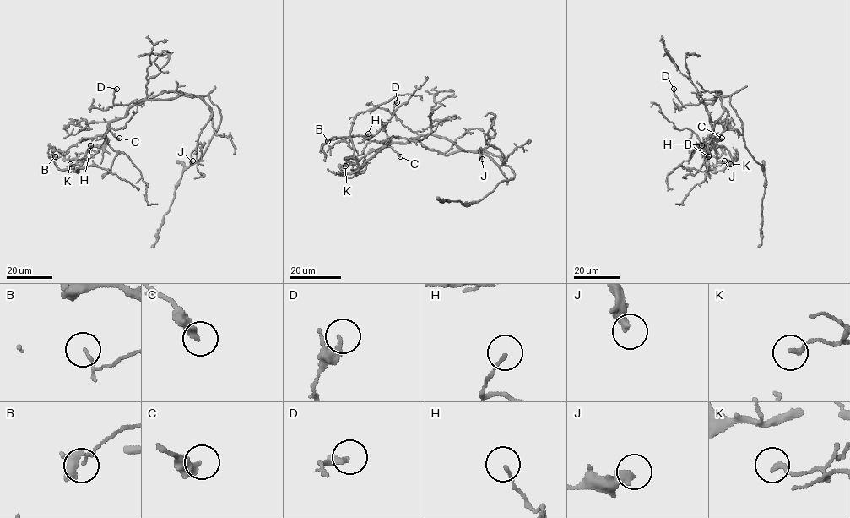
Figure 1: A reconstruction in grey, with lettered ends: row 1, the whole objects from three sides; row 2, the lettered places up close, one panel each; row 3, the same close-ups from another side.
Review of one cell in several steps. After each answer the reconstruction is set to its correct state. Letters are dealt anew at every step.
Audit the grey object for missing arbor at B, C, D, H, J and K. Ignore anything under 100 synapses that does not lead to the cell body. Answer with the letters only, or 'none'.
none

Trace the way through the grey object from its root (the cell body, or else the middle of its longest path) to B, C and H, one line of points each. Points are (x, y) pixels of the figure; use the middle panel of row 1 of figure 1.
B: (446, 139), (419, 134), (405, 143), (392, 143), (389, 145), (361, 136), (333, 136), (327, 141)
C: (446, 139), (419, 134), (405, 143), (392, 143), (387, 146), (400, 156)
H: (446, 139), (419, 134), (385, 145), (384, 130), (370, 138), (365, 136), (368, 133)

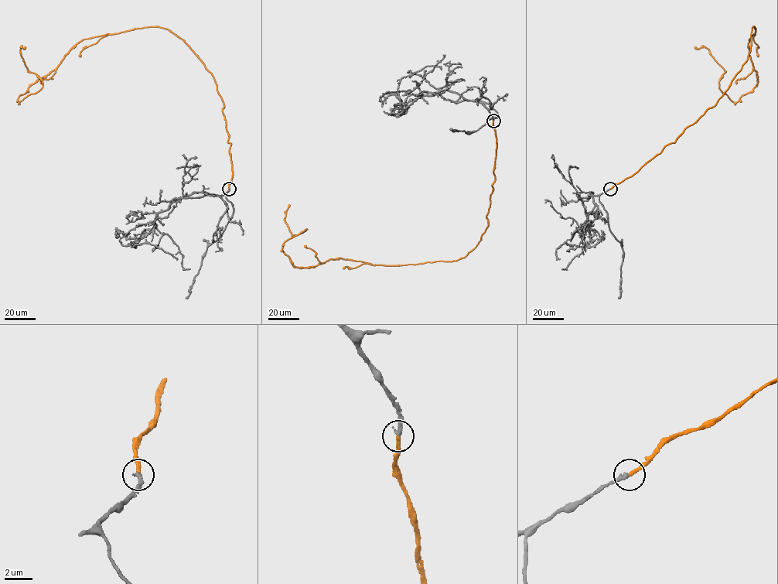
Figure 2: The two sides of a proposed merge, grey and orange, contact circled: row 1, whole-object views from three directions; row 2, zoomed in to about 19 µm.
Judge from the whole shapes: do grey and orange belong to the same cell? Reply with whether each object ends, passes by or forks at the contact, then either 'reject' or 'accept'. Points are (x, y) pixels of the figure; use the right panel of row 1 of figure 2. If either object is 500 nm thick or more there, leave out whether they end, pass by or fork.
grey ends | orange ends | accept

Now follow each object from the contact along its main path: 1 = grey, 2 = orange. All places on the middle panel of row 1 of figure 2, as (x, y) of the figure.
1: (493, 121), (482, 104), (447, 90), (419, 97), (404, 110), (397, 89), (400, 80), (425, 66), (441, 70)
2: (493, 121), (488, 226), (464, 257), (295, 268), (283, 244), (306, 229), (291, 234), (289, 204)

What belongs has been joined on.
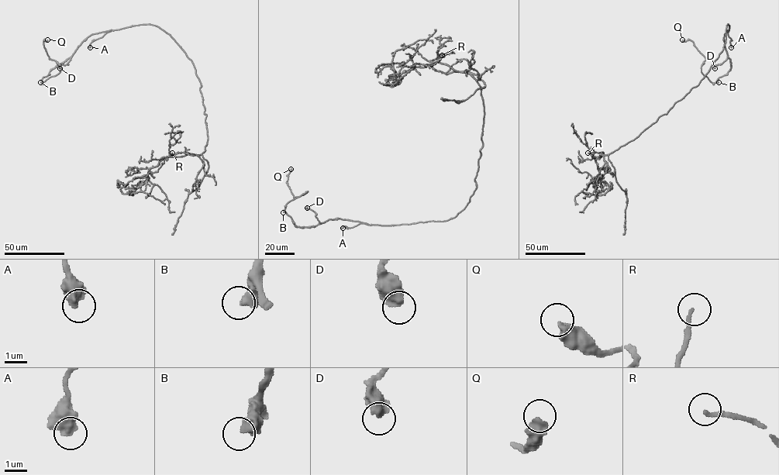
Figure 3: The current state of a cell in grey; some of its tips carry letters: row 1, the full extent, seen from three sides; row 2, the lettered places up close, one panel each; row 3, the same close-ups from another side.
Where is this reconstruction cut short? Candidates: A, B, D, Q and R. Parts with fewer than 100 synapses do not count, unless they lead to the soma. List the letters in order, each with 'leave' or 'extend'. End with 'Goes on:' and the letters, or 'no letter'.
A: leave
B: leave
D: leave
Q: leave
R: extend
Goes on: R

